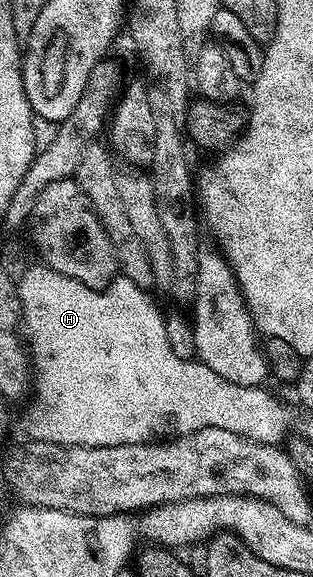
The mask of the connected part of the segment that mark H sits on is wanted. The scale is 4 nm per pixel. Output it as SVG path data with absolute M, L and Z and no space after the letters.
M43 262L33 263L26 274L18 281L20 290L20 315L22 328L26 333L27 343L30 345L32 367L34 369L34 387L30 392L32 406L28 410L28 432L33 441L45 440L51 444L71 444L83 448L105 448L106 446L118 446L119 444L146 444L157 439L159 432L172 432L168 434L183 434L197 432L202 429L230 430L230 434L238 434L242 438L250 438L254 442L263 444L283 445L293 431L292 412L276 396L267 392L267 387L261 386L234 386L221 378L210 366L201 364L199 359L183 360L178 358L171 350L170 340L167 337L165 325L165 313L160 313L160 308L148 297L145 289L134 286L130 278L117 275L110 284L99 288L91 288L77 280L66 278L66 274L58 274L58 270L48 267Z

